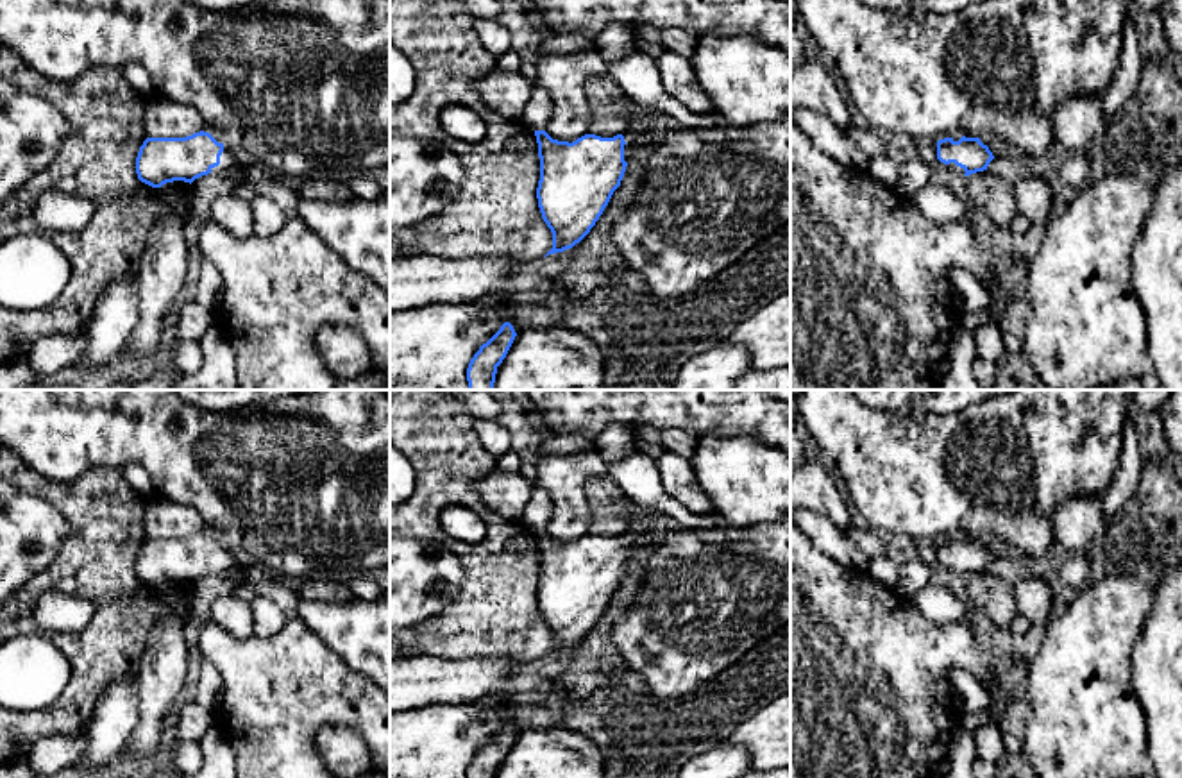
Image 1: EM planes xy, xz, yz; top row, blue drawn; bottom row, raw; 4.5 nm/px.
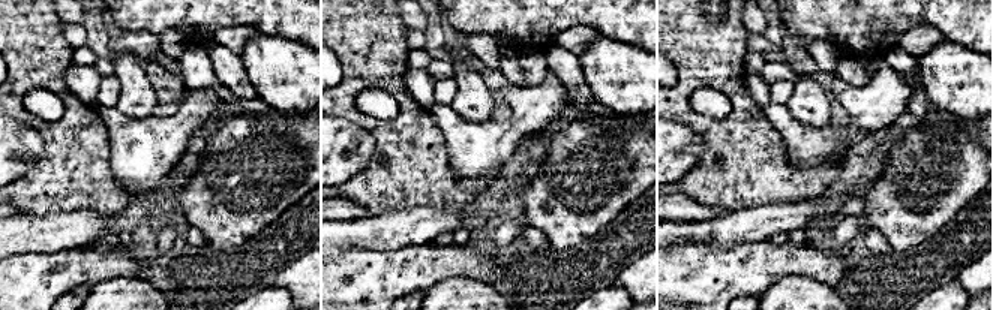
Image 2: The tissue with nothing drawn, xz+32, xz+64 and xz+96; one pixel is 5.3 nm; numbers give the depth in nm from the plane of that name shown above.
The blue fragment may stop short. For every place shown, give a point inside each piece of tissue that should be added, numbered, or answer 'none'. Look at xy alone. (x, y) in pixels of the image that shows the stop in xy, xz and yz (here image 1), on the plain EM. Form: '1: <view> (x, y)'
1: xy (229, 564)

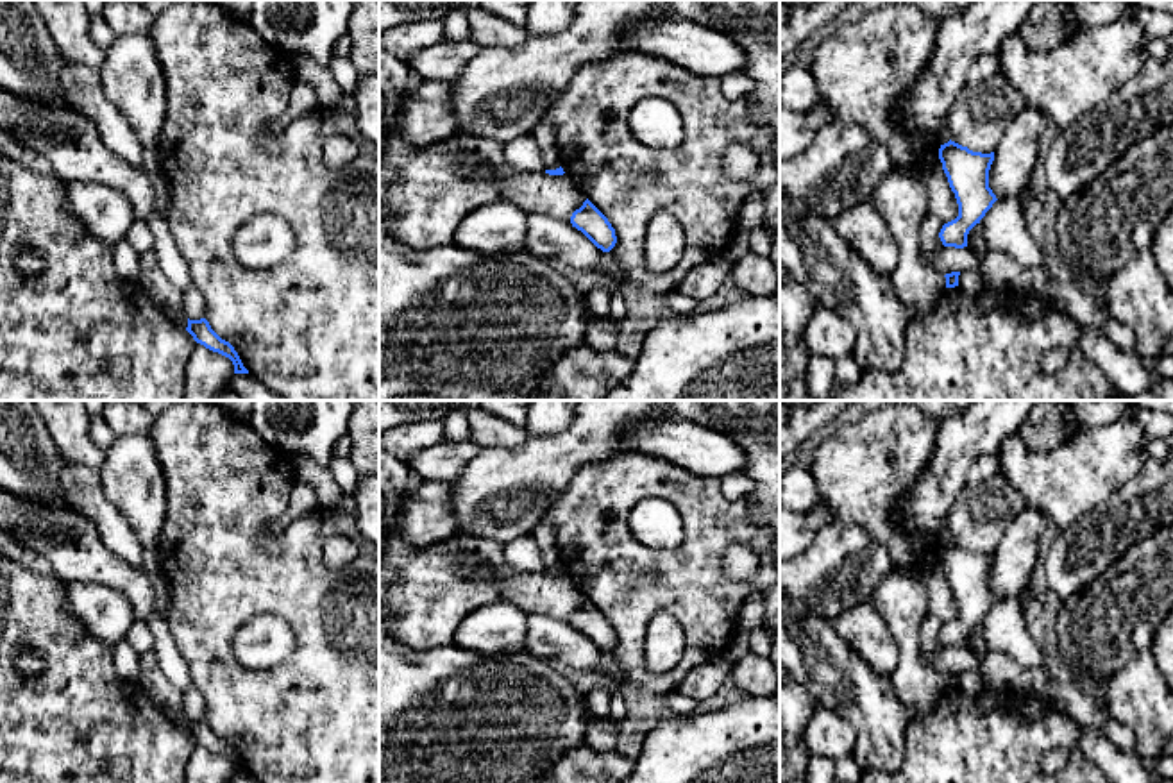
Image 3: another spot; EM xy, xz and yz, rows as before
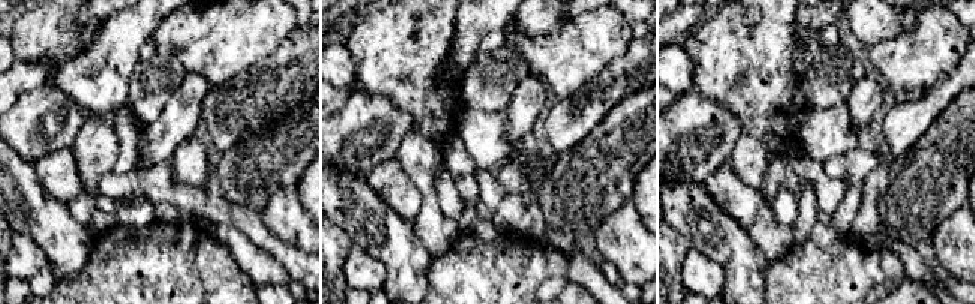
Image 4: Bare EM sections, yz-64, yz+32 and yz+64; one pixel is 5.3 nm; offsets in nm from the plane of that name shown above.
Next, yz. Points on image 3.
none

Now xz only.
none

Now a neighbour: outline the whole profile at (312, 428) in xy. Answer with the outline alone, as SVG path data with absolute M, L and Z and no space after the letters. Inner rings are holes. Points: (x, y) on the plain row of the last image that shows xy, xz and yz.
M252 400L249 425L270 447L283 454L306 454L327 465L336 442L347 436L350 413L356 400Z

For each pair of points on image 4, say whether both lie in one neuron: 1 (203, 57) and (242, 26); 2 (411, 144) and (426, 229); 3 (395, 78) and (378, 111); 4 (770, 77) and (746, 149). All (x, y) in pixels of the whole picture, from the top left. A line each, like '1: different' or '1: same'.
1: same
2: same
3: different
4: different

